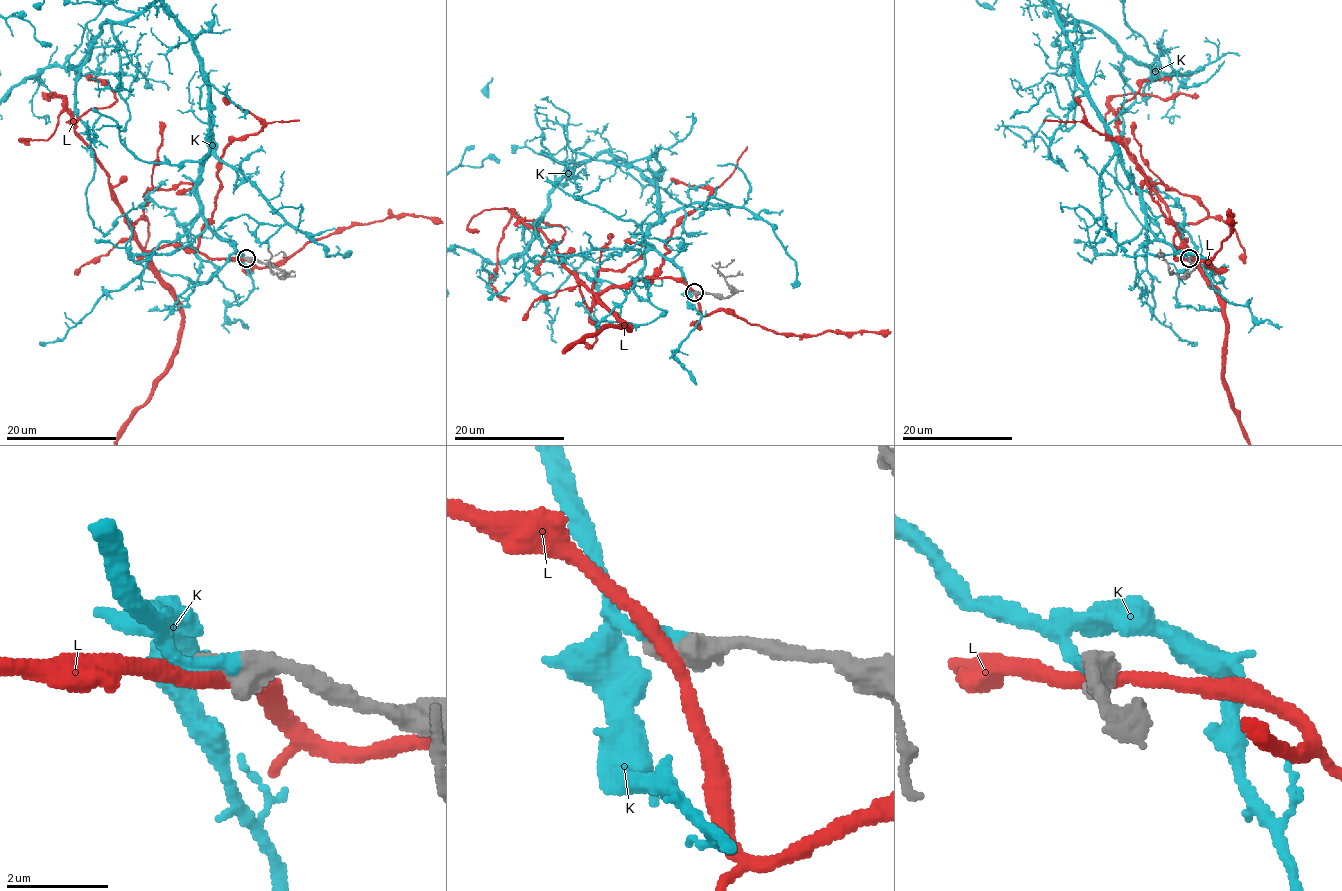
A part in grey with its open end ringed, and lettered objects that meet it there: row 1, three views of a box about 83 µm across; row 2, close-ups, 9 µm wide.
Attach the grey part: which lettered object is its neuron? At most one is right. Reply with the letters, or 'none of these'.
K

